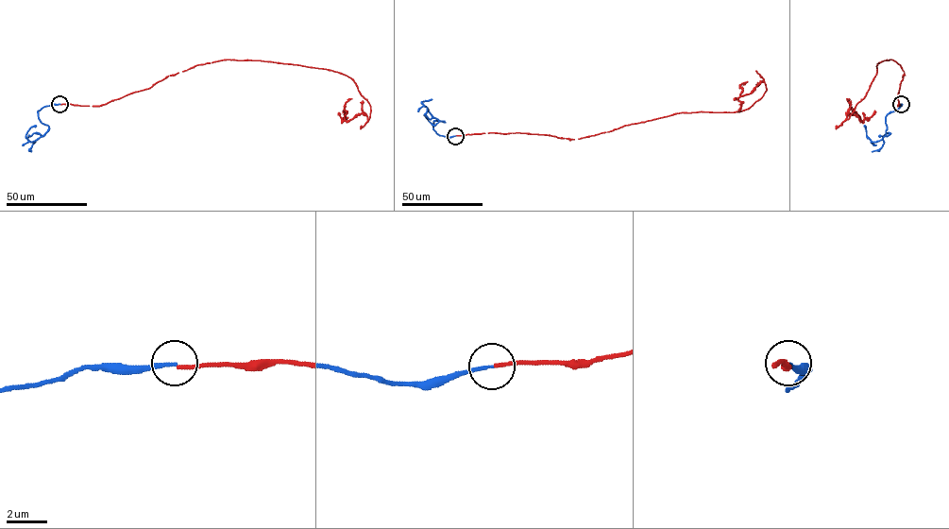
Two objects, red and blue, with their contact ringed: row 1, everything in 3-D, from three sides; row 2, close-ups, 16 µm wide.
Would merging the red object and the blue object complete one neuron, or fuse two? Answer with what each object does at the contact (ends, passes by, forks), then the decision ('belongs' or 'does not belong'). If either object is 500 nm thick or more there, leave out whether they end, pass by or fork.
red ends there; blue ends there; does not belong

